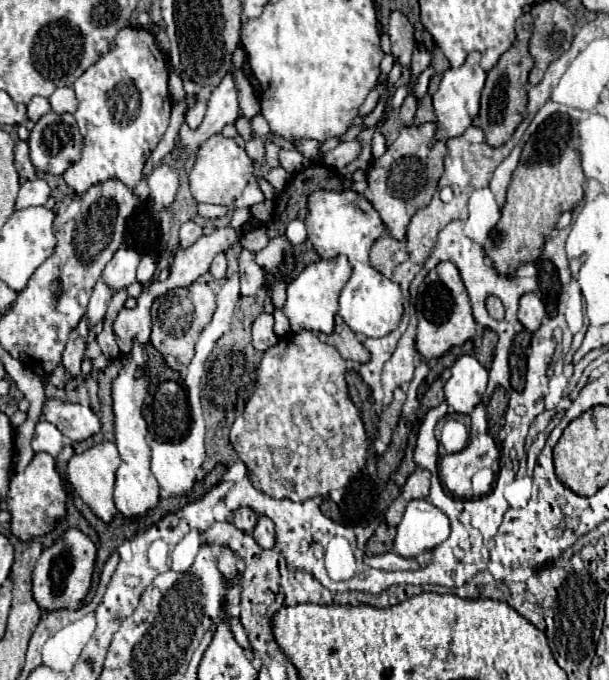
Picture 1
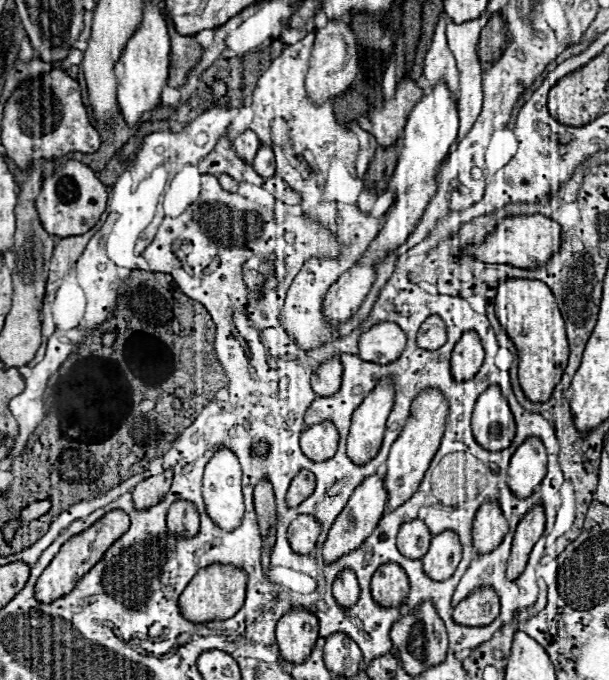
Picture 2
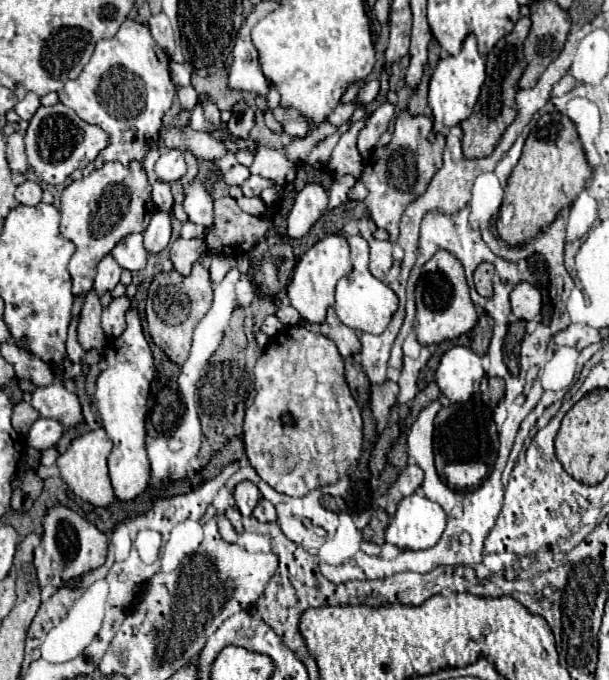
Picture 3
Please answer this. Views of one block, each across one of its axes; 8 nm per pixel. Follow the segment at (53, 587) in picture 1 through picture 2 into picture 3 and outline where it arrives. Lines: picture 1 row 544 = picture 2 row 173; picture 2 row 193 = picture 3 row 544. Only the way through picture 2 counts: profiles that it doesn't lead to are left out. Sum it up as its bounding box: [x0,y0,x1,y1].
[34,506,108,588]

